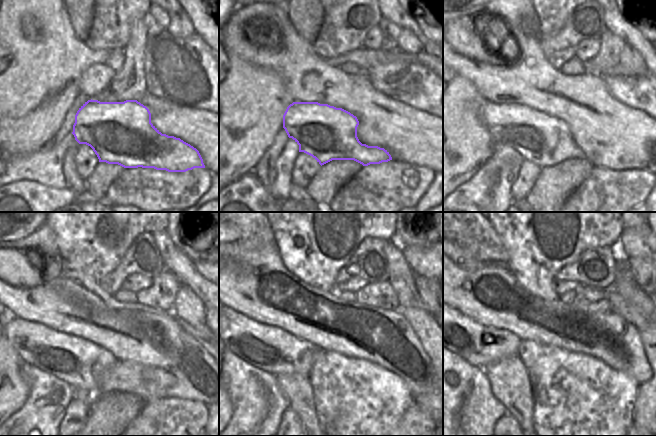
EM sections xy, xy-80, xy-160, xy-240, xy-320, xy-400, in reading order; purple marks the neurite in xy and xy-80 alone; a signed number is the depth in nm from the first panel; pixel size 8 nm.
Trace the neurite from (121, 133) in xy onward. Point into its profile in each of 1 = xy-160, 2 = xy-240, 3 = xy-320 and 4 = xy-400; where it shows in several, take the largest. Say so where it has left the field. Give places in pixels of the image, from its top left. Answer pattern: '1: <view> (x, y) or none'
1: xy-160 (544, 140)
2: xy-240 (74, 360)
3: xy-320 (269, 348)
4: xy-400 (480, 345)

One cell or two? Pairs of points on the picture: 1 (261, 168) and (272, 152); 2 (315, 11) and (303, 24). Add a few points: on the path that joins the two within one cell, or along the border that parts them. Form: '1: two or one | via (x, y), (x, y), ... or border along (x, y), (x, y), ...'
1: one | via (265, 164), (269, 156)
2: one | via (312, 14), (306, 21)

